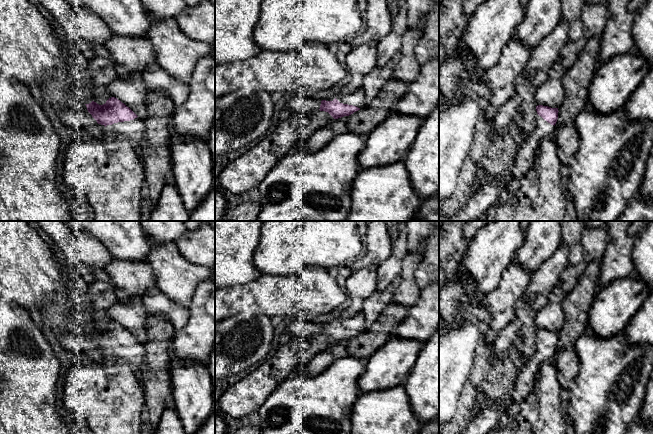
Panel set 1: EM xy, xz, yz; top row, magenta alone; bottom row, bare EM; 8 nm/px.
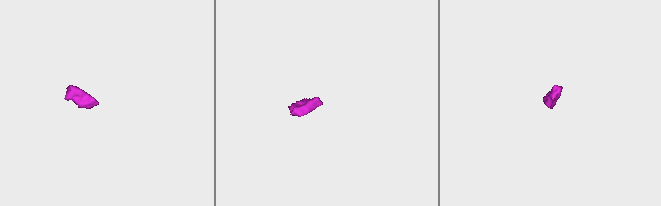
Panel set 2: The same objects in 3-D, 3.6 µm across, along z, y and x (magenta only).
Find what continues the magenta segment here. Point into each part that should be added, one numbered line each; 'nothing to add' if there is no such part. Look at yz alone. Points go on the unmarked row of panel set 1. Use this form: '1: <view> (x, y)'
1: yz (487, 419)

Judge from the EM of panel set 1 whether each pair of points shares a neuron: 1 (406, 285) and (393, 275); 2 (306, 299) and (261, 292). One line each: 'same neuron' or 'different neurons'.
1: different neurons
2: same neuron

